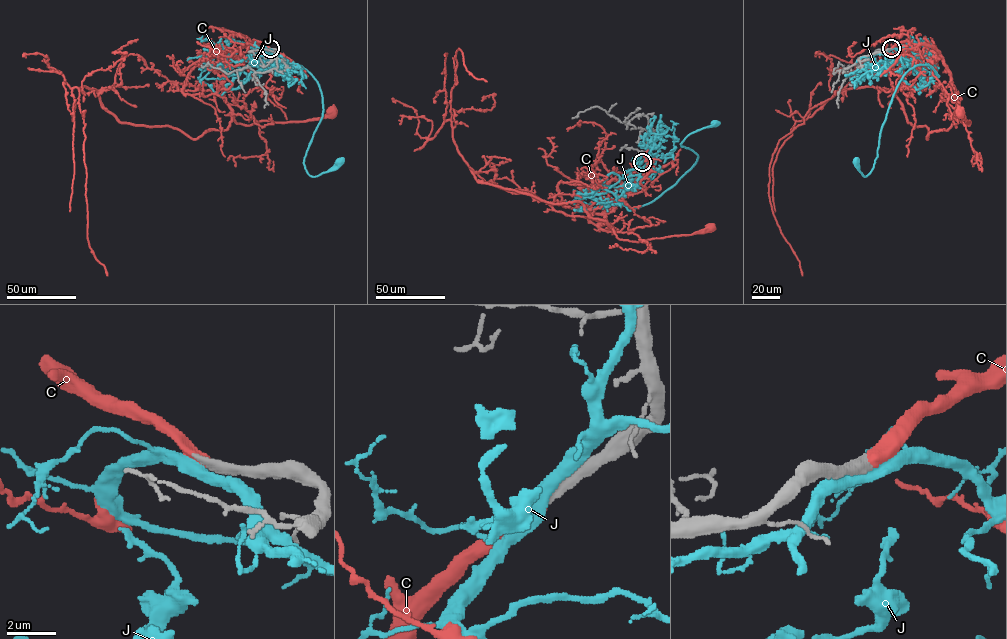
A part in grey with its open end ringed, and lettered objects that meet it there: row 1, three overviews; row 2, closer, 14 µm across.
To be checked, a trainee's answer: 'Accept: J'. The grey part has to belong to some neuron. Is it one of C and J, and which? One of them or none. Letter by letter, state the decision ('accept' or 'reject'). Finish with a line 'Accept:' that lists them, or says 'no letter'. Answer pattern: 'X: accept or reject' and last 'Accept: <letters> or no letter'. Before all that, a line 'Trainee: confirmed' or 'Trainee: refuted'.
Trainee: refuted
C: accept
J: reject
Accept: C

